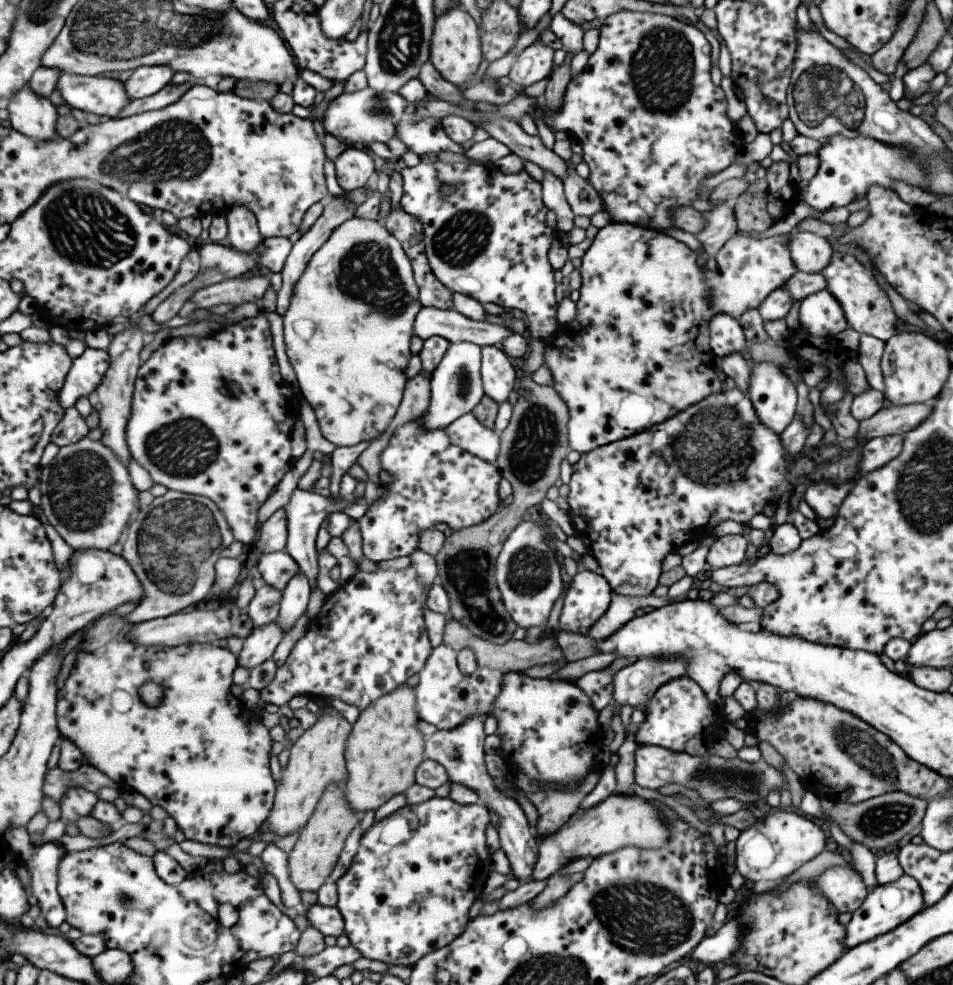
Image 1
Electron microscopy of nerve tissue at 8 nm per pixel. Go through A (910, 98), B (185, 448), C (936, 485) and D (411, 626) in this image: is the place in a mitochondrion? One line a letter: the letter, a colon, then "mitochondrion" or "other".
A: other
B: mitochondrion
C: mitochondrion
D: other

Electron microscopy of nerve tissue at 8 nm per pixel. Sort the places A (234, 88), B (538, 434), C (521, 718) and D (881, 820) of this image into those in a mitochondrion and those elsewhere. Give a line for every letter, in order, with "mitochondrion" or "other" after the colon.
A: other
B: mitochondrion
C: other
D: mitochondrion

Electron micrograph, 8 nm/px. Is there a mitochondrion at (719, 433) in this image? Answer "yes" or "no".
yes

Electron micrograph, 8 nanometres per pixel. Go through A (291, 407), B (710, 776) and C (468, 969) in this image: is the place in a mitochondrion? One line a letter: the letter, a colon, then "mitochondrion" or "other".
A: other
B: mitochondrion
C: other

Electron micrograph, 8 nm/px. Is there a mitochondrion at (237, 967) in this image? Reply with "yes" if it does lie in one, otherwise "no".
no

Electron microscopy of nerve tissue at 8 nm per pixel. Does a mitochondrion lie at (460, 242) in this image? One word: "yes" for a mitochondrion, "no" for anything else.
yes

